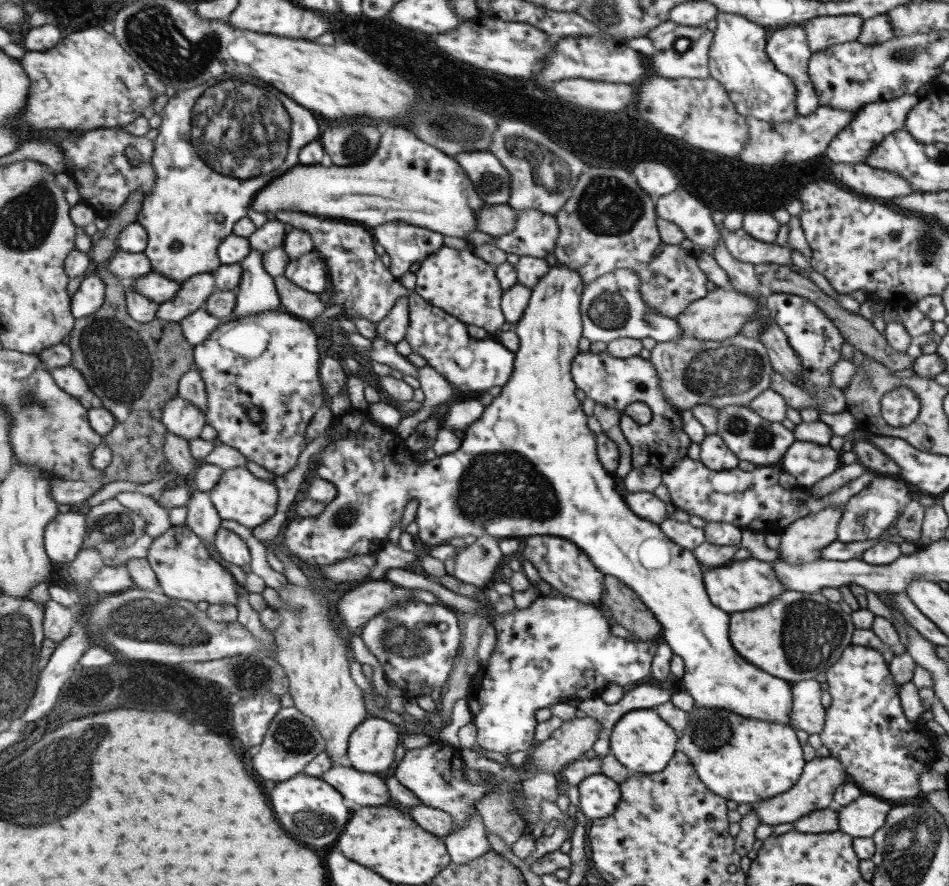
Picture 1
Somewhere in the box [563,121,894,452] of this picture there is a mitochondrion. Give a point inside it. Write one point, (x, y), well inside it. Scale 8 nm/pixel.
(607, 205)

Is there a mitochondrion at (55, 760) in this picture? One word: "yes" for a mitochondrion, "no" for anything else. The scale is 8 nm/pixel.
yes

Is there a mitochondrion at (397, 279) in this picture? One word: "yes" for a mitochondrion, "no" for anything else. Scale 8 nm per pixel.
no

